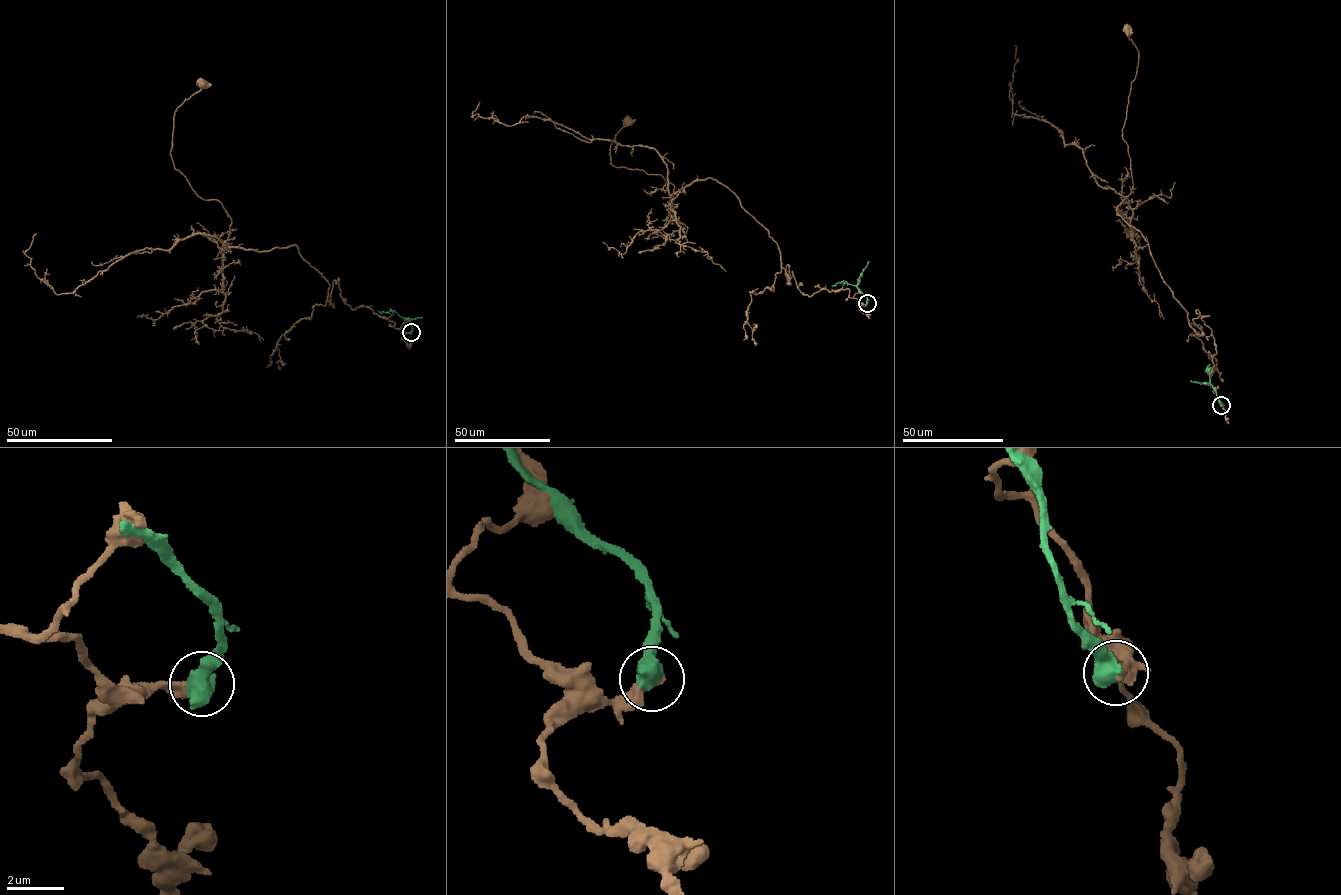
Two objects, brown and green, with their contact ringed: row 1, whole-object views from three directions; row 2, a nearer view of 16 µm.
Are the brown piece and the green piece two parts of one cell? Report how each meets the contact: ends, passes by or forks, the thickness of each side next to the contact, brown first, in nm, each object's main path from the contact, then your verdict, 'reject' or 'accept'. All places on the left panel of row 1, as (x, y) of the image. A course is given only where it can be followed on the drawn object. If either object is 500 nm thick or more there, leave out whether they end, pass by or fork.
calibres 400 and 750 nm; course brown (411, 332), (350, 308), (339, 279), (333, 306), (298, 246), (226, 246), (226, 210), (170, 154), (203, 83); course green (411, 332), (411, 326), (404, 318), (409, 321), (422, 317); reject

